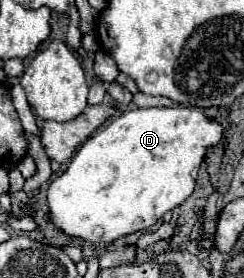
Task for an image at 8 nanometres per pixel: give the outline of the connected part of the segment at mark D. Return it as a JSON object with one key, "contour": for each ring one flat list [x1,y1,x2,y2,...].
{"contour":[[174,105,174,107,150,107,150,109,134,109,134,111,126,111,118,117,112,119,110,125,106,125,104,129,96,131,80,149,78,153,74,155,74,159,70,161,68,169,58,175,50,187,48,187,48,219,54,227,58,227,64,235,68,237,78,237,78,239,84,239,84,241,90,241,90,243,112,243,116,241,118,237,124,237,124,235,130,235,130,233,138,233,138,231,146,231,150,229,156,221,162,219,162,215,166,211,172,211,174,207,178,207,180,203,184,203,190,193,194,191,194,181,196,181,196,173,198,173,198,167,202,163,202,159,206,157,208,149,216,143,220,143,222,139,222,127,208,119,200,109,192,109,192,107,180,107,180,105]]}

